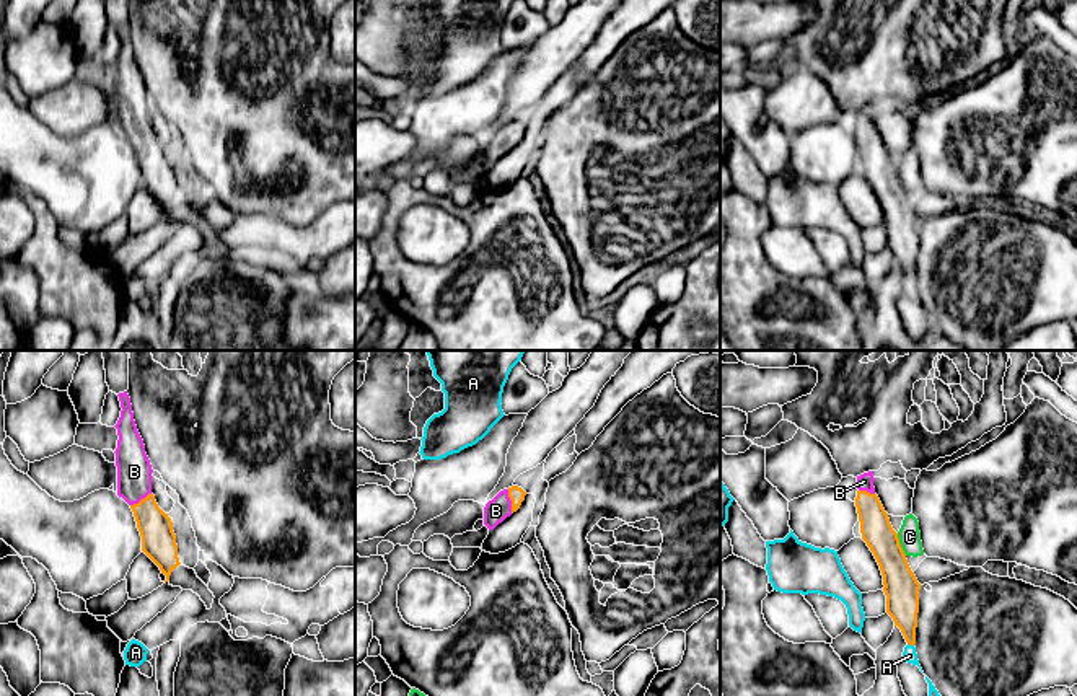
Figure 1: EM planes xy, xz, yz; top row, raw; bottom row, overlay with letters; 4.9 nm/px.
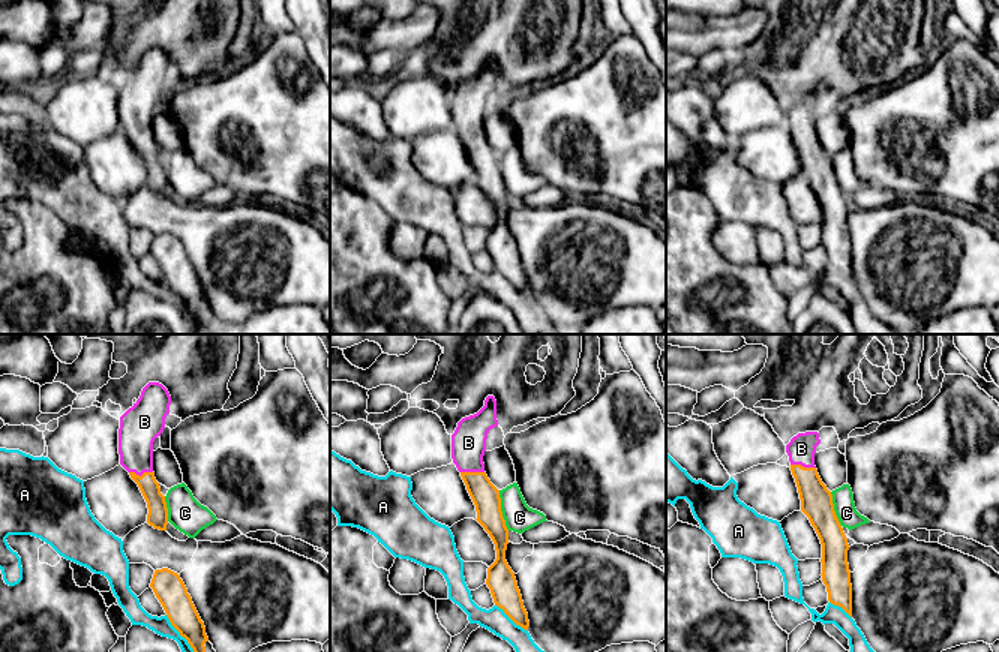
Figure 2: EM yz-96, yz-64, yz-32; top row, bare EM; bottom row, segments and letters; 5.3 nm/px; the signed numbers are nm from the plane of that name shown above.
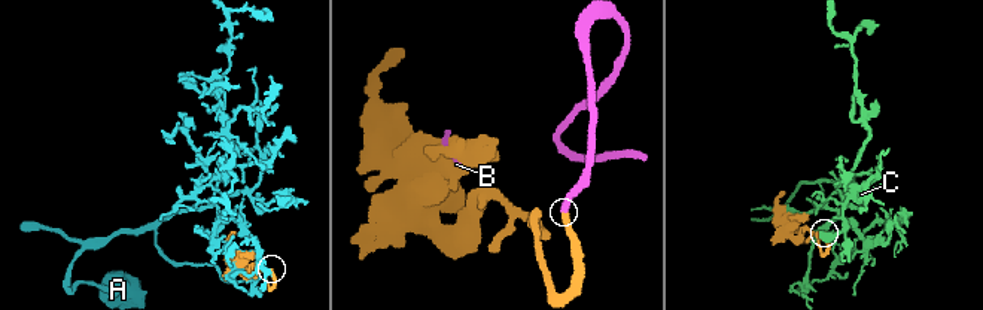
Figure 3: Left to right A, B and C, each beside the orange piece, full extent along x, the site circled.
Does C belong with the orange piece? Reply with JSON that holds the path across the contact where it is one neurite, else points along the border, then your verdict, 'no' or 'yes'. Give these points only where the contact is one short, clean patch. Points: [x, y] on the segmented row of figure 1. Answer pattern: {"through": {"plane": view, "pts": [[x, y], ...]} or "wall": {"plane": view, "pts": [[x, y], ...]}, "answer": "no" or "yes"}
{"wall": {"plane": "yz", "pts": [[896, 533], [898, 543], [906, 555]]}, "answer": "no"}

